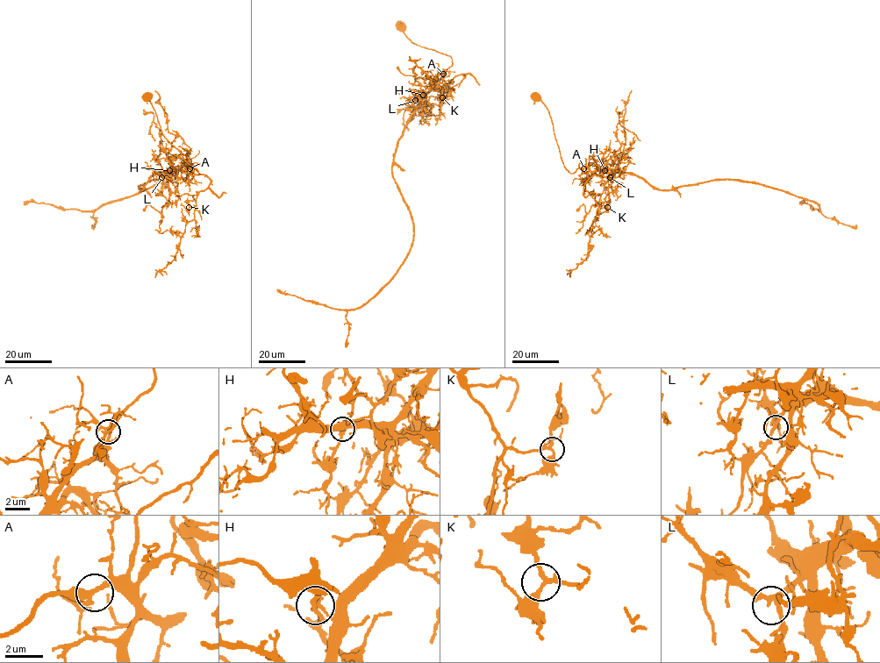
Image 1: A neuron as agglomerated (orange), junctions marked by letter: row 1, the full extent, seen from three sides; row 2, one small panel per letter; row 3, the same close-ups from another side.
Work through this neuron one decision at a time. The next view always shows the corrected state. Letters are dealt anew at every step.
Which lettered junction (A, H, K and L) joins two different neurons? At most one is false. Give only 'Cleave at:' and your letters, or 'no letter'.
Cleave at: H

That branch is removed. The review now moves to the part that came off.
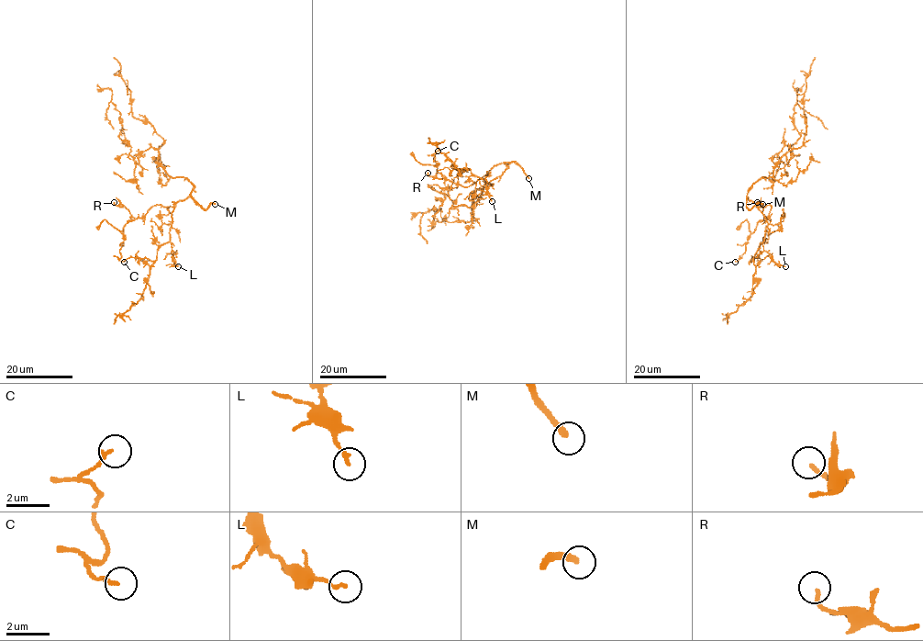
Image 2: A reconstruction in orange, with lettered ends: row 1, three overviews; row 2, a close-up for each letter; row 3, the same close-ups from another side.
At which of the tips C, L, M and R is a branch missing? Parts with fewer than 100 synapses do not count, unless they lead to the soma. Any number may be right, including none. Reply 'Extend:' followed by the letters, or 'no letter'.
Extend: M

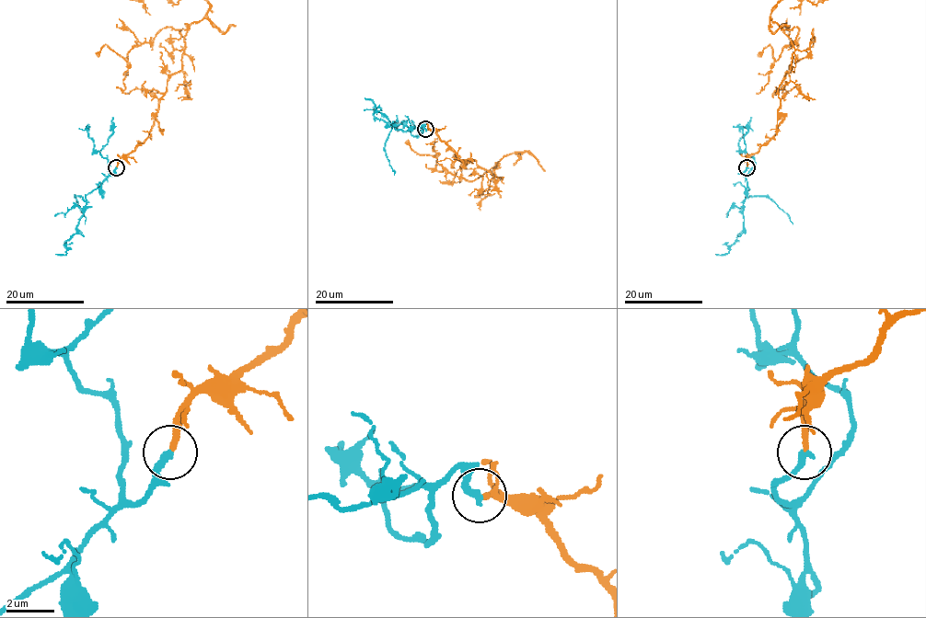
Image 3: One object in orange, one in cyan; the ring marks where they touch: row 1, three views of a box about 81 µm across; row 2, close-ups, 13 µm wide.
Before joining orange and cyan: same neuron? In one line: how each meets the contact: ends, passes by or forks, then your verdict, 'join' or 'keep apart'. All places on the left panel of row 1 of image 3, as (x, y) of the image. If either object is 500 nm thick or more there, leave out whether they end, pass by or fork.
orange ends there; cyan ends there; join

